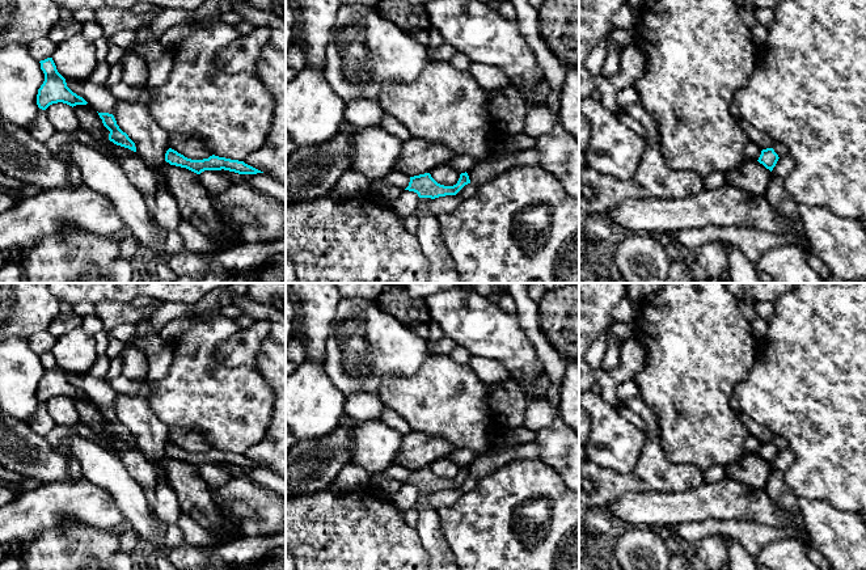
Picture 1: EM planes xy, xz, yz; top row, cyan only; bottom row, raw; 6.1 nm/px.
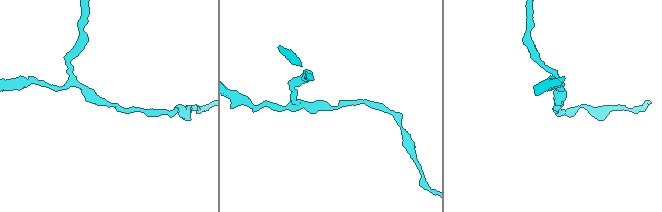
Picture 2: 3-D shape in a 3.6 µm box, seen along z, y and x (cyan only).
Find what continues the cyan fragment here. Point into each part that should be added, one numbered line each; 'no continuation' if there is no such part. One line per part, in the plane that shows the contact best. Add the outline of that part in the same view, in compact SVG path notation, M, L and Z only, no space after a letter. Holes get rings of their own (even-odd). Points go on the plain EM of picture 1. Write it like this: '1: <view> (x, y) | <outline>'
no continuation

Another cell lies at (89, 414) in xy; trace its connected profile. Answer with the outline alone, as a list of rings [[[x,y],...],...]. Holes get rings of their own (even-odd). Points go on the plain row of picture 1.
[[[76,398],[73,400],[77,414],[80,417],[80,422],[86,425],[92,431],[105,438],[107,442],[113,444],[117,452],[136,448],[136,446],[117,439],[109,434],[110,425],[104,419],[102,413],[98,406],[90,398]]]

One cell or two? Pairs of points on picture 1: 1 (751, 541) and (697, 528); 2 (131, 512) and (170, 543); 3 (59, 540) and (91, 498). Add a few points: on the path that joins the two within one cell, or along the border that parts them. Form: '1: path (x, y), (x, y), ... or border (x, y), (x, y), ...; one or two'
1: path (738, 530), (710, 527); one
2: border (164, 528), (161, 543), (165, 549), (159, 554); two
3: border (102, 528), (66, 523), (59, 528), (42, 531); two

